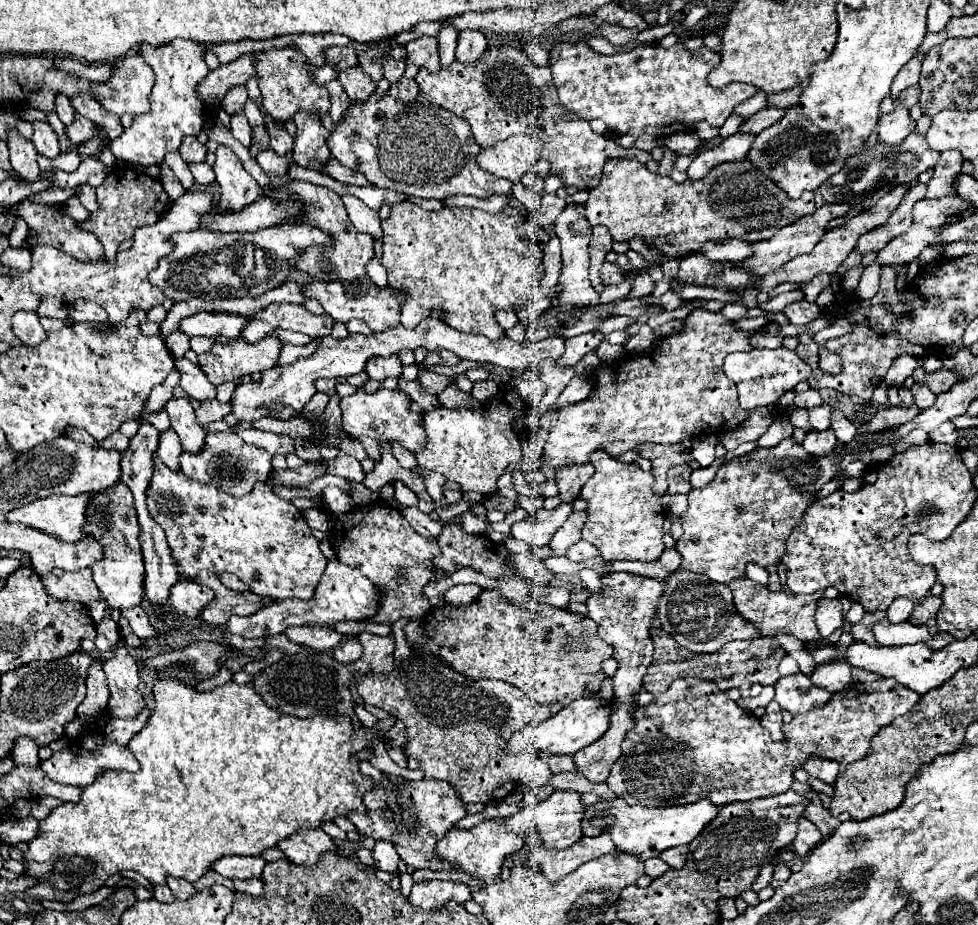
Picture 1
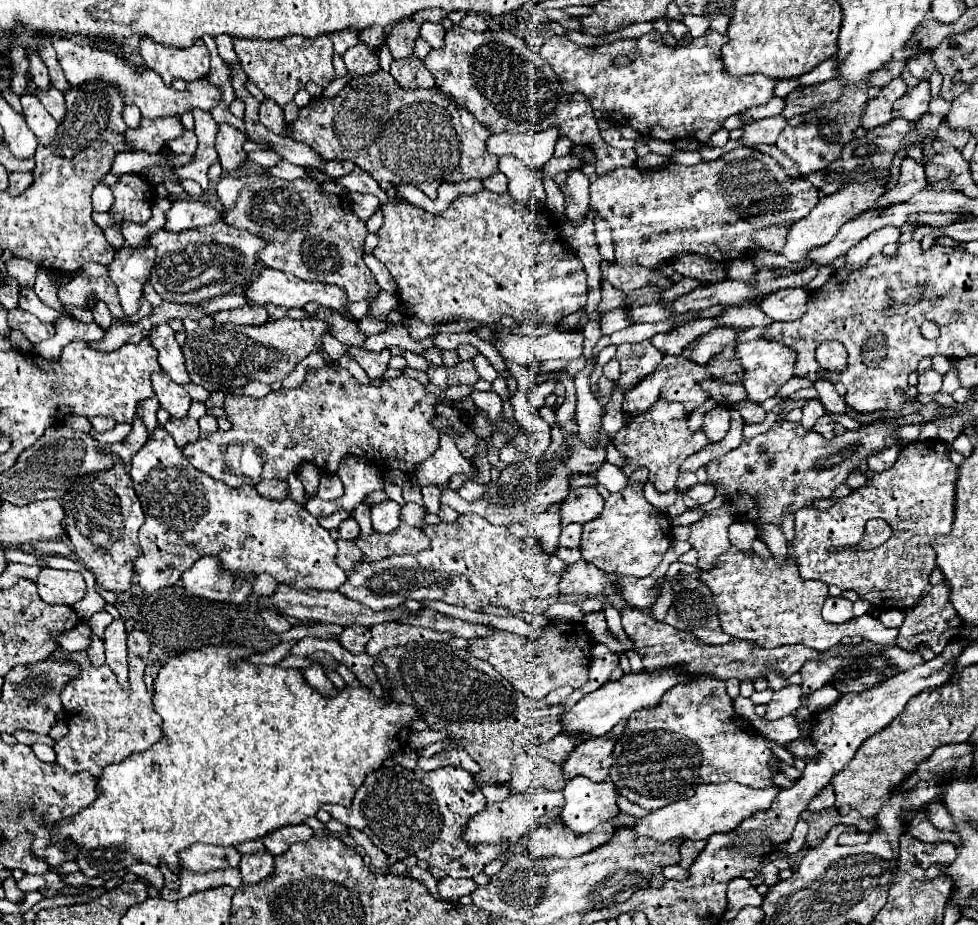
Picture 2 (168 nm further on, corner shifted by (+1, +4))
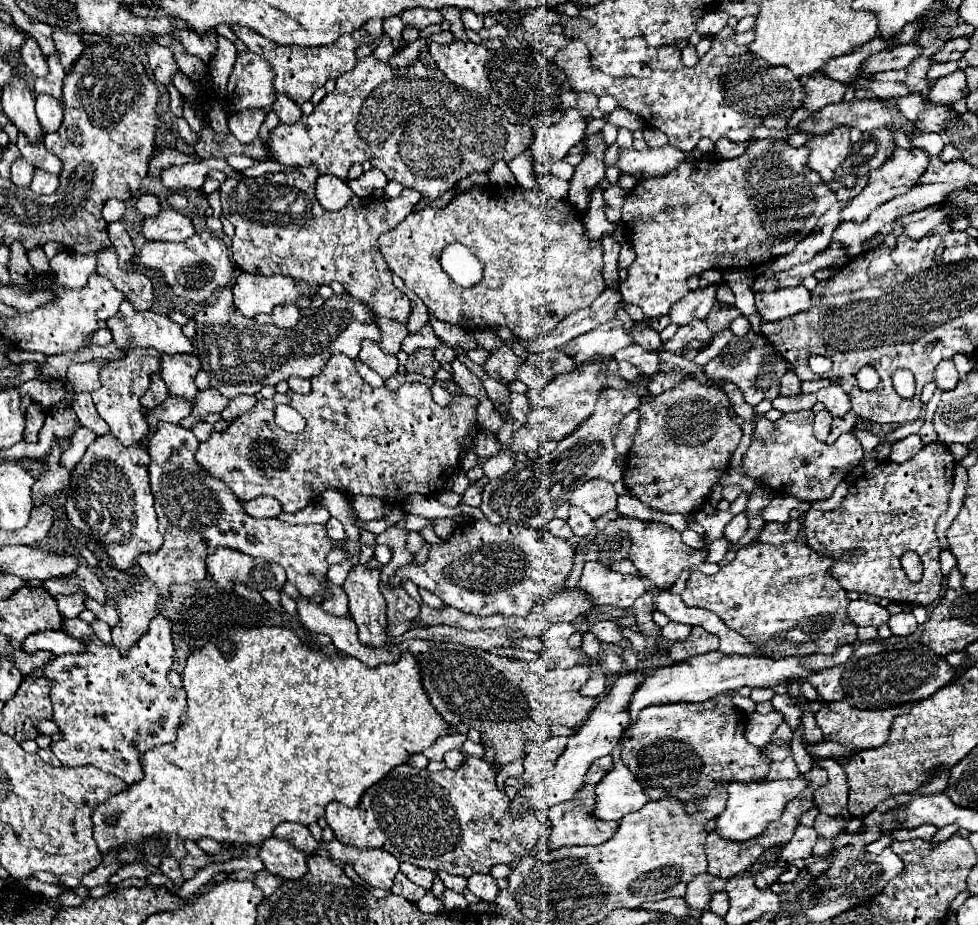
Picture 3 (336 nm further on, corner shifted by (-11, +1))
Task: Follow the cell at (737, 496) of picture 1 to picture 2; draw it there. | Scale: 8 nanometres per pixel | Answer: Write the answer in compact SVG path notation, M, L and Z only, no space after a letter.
M884 418L884 424L872 422L862 430L848 430L842 436L826 440L816 432L806 432L798 422L780 420L768 432L758 434L756 438L742 442L736 450L714 458L706 470L708 476L716 480L716 486L724 490L726 502L690 528L690 544L700 554L696 566L700 570L710 570L716 556L732 546L728 540L728 526L734 520L750 520L760 532L768 522L780 524L788 506L798 510L808 506L812 500L830 498L846 476L858 468L860 462L866 462L872 452L898 442L892 438L894 430L896 428L890 420Z

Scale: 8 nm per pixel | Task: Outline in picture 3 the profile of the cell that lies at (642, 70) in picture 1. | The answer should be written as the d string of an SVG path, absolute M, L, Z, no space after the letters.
M752 31L714 39L710 51L690 69L682 65L680 49L676 45L664 45L658 49L658 65L650 79L607 78L590 65L584 43L576 39L558 49L554 63L566 73L574 91L614 97L620 107L642 117L648 127L666 133L672 147L688 153L704 137L712 141L726 137L740 143L748 141L752 129L758 125L784 129L790 115L802 105L804 87L800 79L786 67L768 67L768 63L756 59L756 55L748 51L748 43L752 43Z

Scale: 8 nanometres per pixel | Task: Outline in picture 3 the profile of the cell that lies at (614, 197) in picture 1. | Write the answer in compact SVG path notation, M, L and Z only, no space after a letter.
M754 141L746 153L734 159L694 159L684 161L664 177L652 177L636 183L622 205L622 221L628 239L636 251L634 263L628 267L628 279L620 285L626 303L642 307L646 319L668 315L670 307L688 293L686 279L706 269L752 267L766 263L770 257L790 253L796 243L806 237L826 209L838 199L836 193L806 165L808 149L790 147L784 141Z

